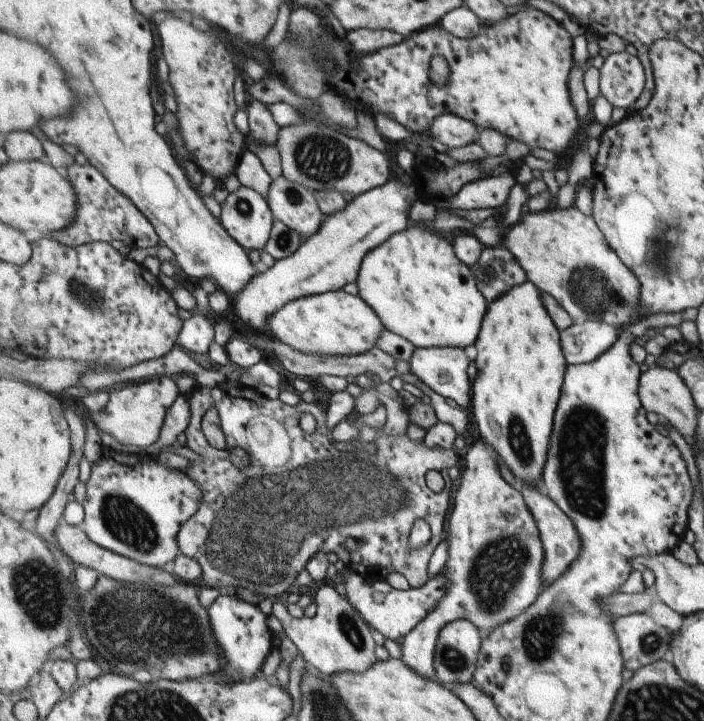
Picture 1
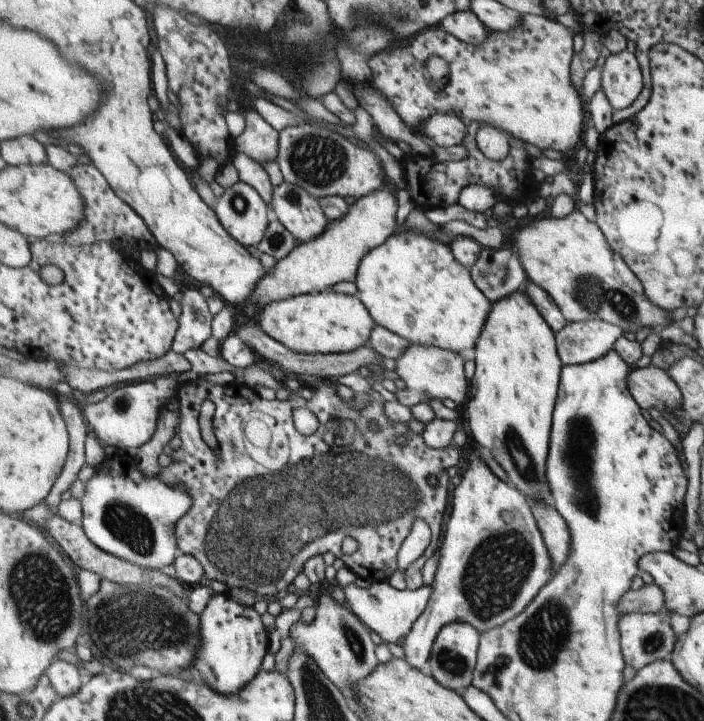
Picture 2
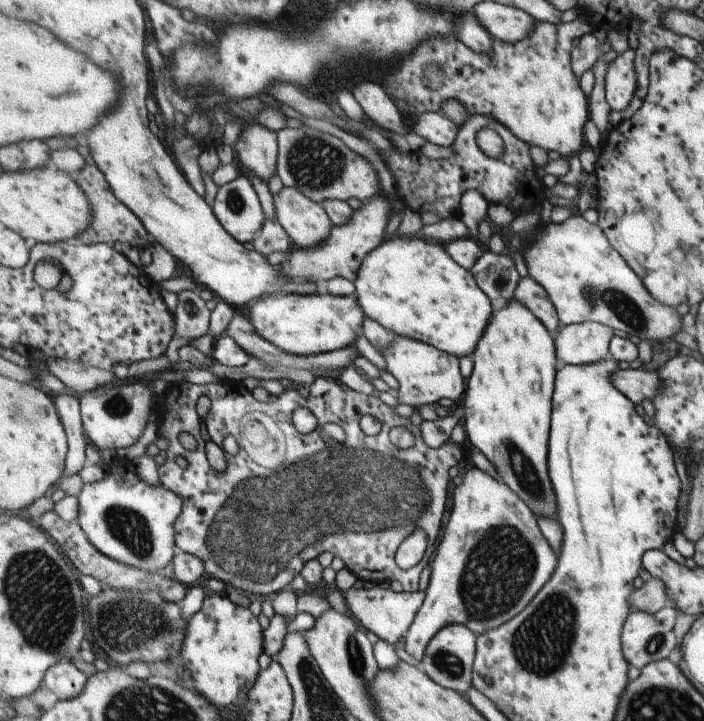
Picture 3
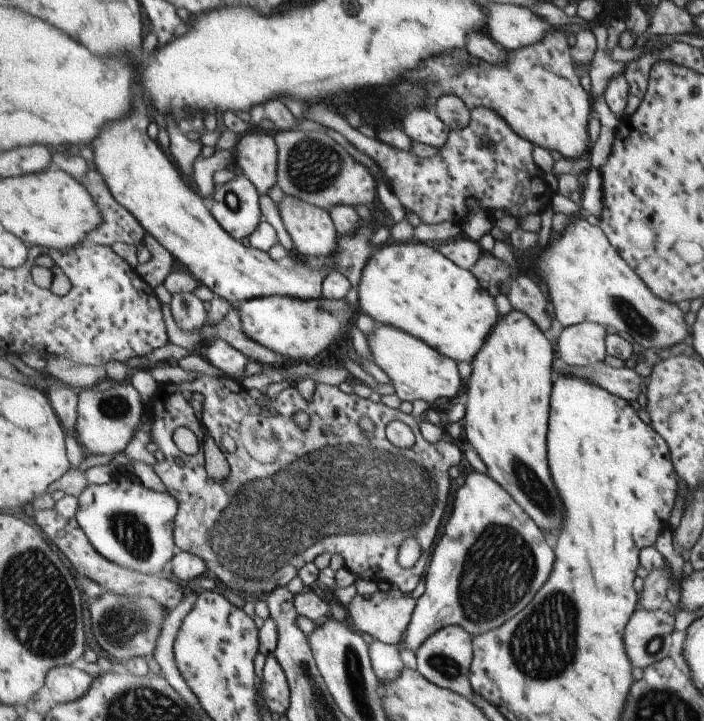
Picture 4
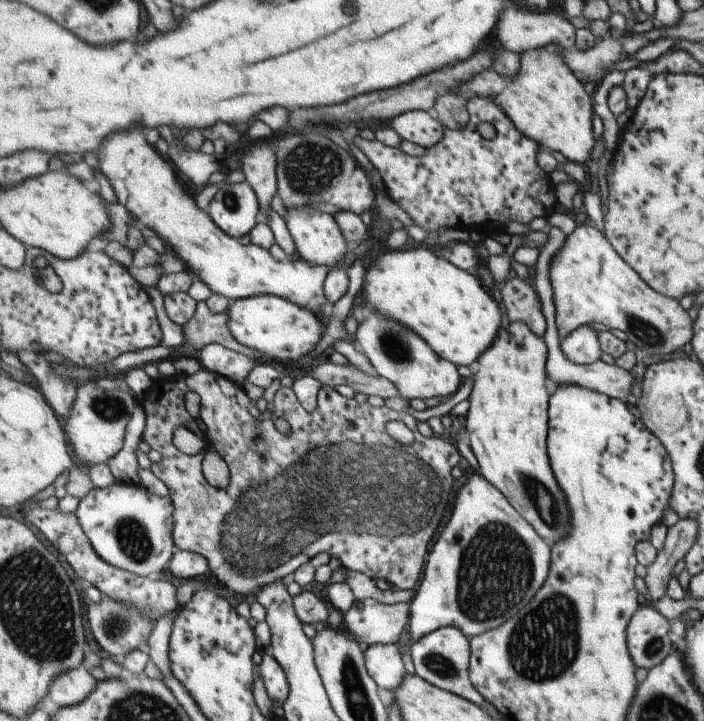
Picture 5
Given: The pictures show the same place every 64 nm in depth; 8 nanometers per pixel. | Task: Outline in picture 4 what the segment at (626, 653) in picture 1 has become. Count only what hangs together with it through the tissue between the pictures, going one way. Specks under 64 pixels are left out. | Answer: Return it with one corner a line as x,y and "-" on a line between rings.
638,607
634,615
631,616
630,623
627,624
625,634
627,650
629,650
627,654
629,654
634,666
644,670
665,660
671,654
674,628
674,614
669,613
667,609
652,611

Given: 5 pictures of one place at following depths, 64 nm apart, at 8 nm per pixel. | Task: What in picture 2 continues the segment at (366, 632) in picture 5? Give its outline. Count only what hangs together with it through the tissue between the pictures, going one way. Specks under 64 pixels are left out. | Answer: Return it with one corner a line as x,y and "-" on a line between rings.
356,580
342,587
345,604
376,634
383,642
401,642
410,634
419,618
427,610
430,603
433,586
429,584
419,590
413,591
408,588
397,590
388,581
379,581
372,584
362,583

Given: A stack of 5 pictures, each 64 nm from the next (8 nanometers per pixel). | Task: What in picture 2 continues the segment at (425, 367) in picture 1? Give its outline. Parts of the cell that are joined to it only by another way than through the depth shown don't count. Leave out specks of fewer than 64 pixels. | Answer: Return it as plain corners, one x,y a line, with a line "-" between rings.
411,344
396,361
396,372
406,384
404,390
397,391
398,402
411,408
433,398
450,398
462,409
470,398
470,380
465,378
465,360
459,352
438,346

